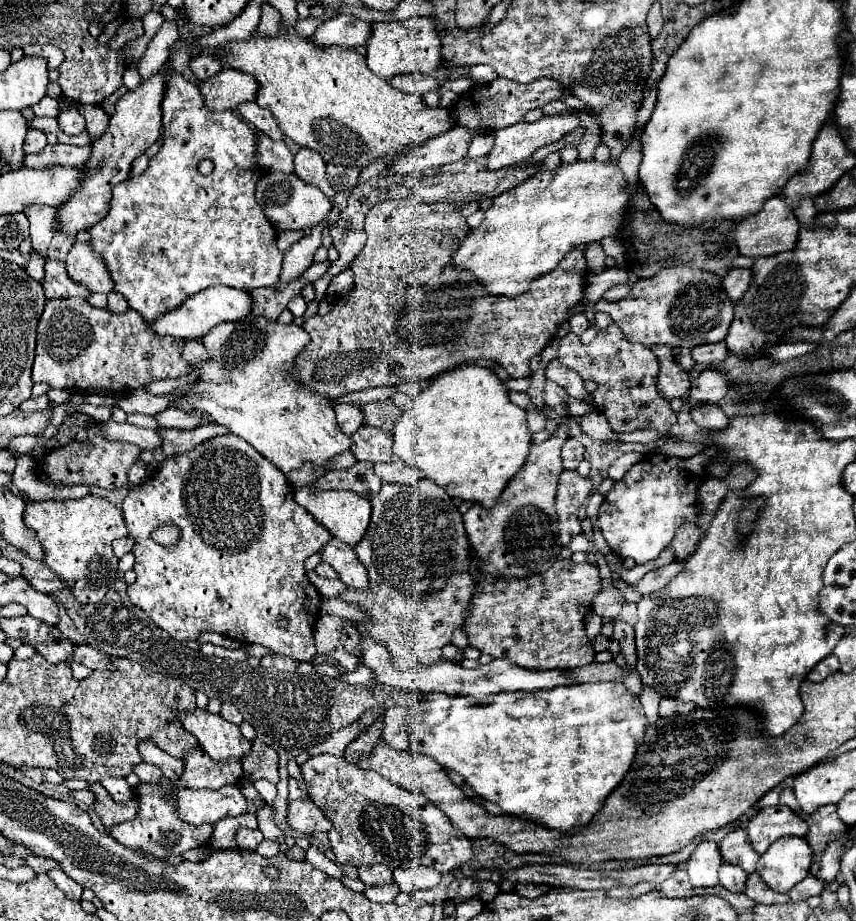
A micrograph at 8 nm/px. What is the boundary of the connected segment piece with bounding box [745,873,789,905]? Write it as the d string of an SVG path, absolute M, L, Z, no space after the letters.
M753 873L753 875L747 877L747 891L745 891L745 895L747 895L749 899L753 899L755 903L767 903L767 905L789 901L789 895L777 893L777 891L773 891L773 889L769 889L767 883L765 883L757 873Z

